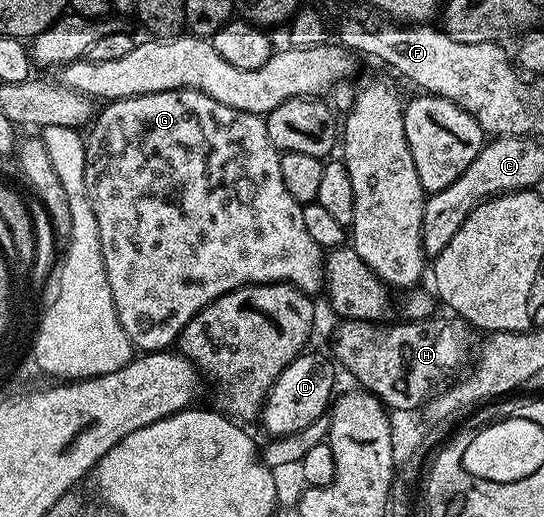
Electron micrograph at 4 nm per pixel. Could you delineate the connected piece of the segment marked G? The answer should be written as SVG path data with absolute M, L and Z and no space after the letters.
M163 91L153 95L135 95L129 99L113 99L104 112L95 116L90 132L86 135L85 165L86 193L98 221L98 237L102 241L102 261L106 265L106 281L110 281L110 293L114 297L114 309L126 337L130 337L137 352L163 351L177 342L184 326L208 303L230 293L236 287L246 287L249 283L291 283L310 296L317 294L325 286L325 252L306 233L302 221L302 205L290 197L282 181L281 152L270 145L263 118L254 113L242 113L242 109L230 109L214 97L197 91Z

